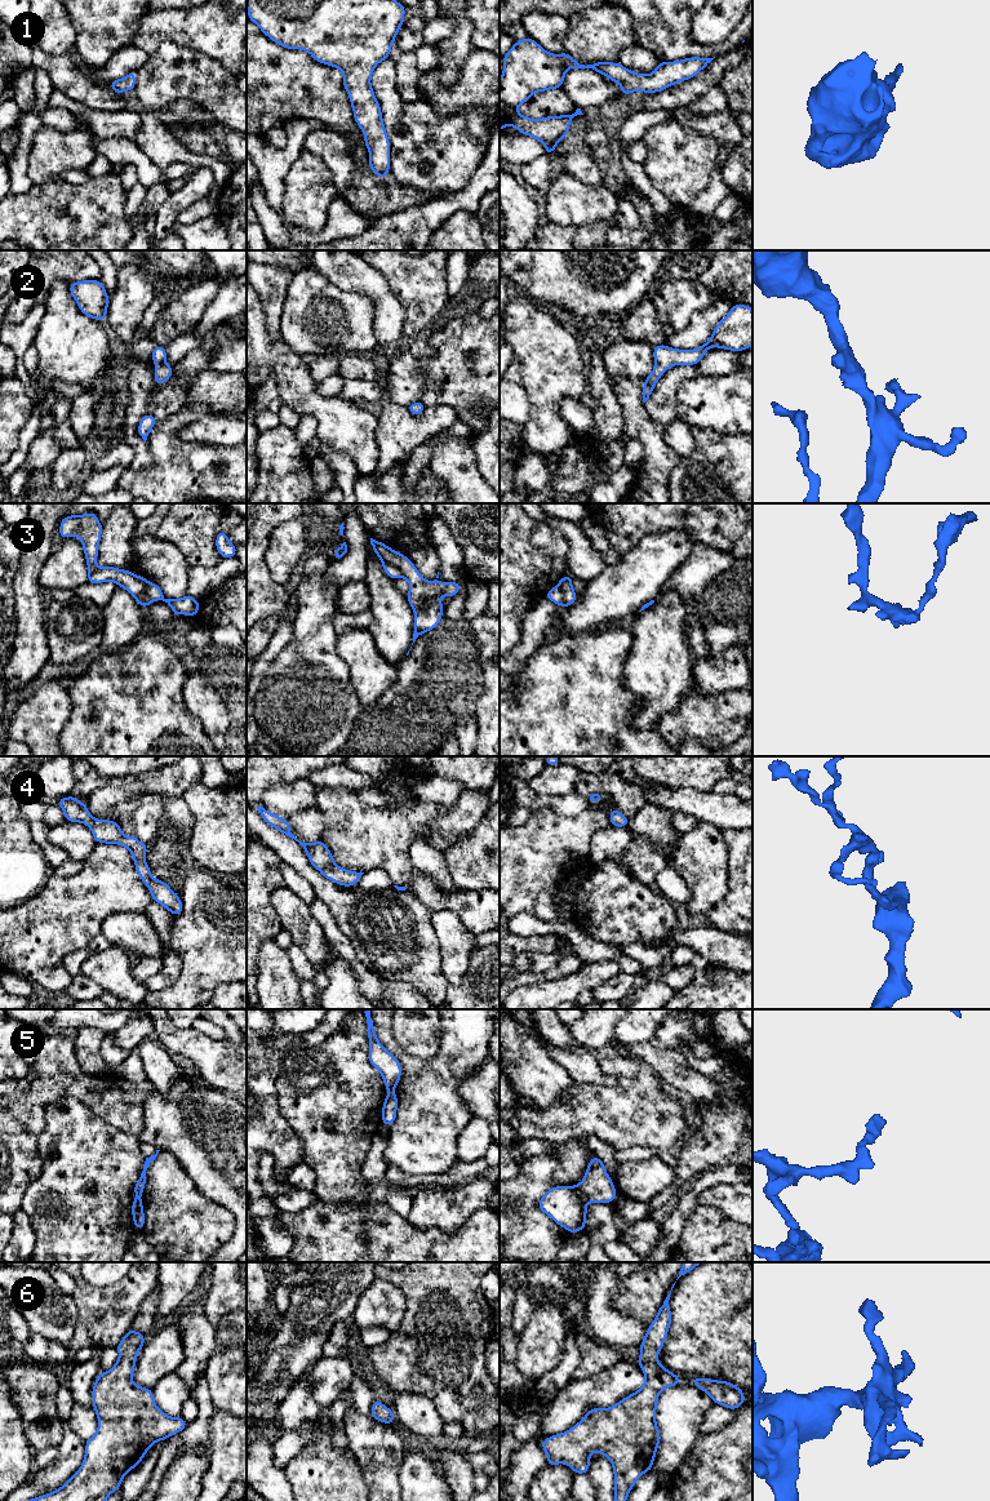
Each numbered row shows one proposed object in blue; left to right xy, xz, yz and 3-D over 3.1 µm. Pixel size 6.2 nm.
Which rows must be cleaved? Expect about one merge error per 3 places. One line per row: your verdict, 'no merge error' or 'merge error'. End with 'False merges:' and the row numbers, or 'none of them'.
1: no merge error
2: no merge error
3: merge error
4: no merge error
5: merge error
6: no merge error
False merges: 3, 5

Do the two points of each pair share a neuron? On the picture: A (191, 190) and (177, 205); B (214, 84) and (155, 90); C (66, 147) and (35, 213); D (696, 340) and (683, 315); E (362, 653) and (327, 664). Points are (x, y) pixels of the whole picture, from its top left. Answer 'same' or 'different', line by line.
A: same
B: same
C: different
D: different
E: different

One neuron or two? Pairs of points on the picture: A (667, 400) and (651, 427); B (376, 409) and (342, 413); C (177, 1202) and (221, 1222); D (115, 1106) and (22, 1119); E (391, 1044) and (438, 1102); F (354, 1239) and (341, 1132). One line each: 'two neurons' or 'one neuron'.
A: two neurons
B: two neurons
C: one neuron
D: one neuron
E: one neuron
F: two neurons

